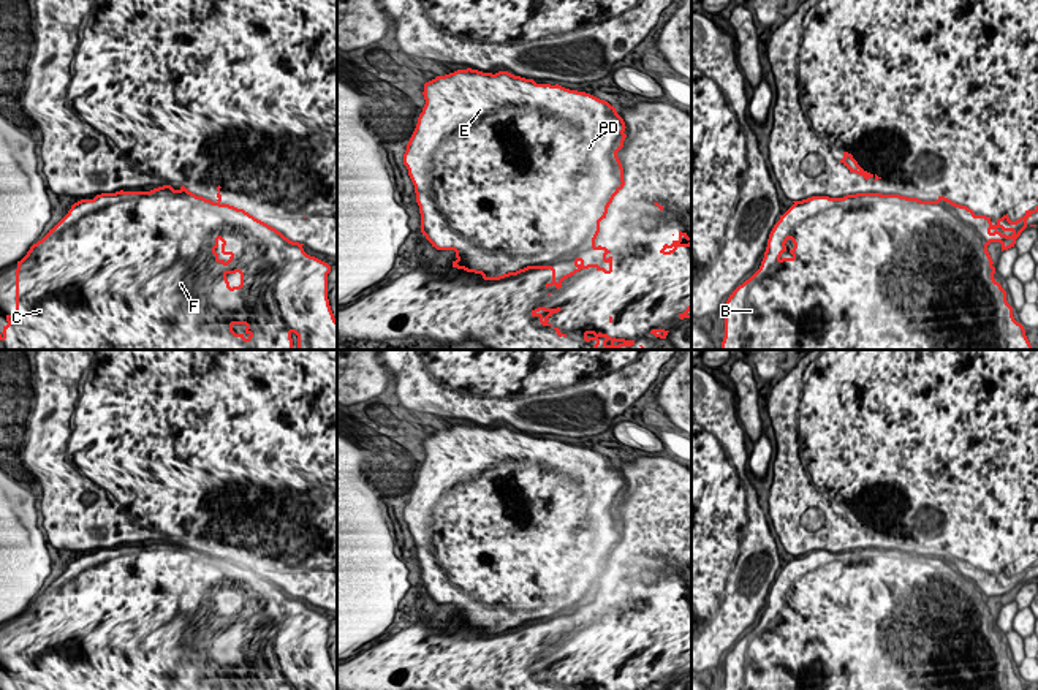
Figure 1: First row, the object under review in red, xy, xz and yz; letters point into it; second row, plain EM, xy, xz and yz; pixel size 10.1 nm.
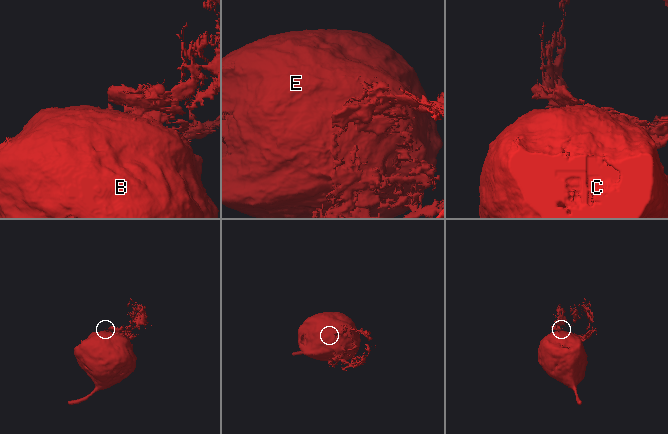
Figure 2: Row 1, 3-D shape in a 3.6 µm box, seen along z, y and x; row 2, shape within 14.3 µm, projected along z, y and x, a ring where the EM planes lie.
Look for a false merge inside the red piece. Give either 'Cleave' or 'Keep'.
Cleave

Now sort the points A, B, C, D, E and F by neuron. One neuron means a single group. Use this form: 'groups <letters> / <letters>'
groups A / B C D E F

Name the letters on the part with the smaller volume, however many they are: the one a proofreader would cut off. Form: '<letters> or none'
A

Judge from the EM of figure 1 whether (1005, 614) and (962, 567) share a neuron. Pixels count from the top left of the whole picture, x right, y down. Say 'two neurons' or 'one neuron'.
two neurons

